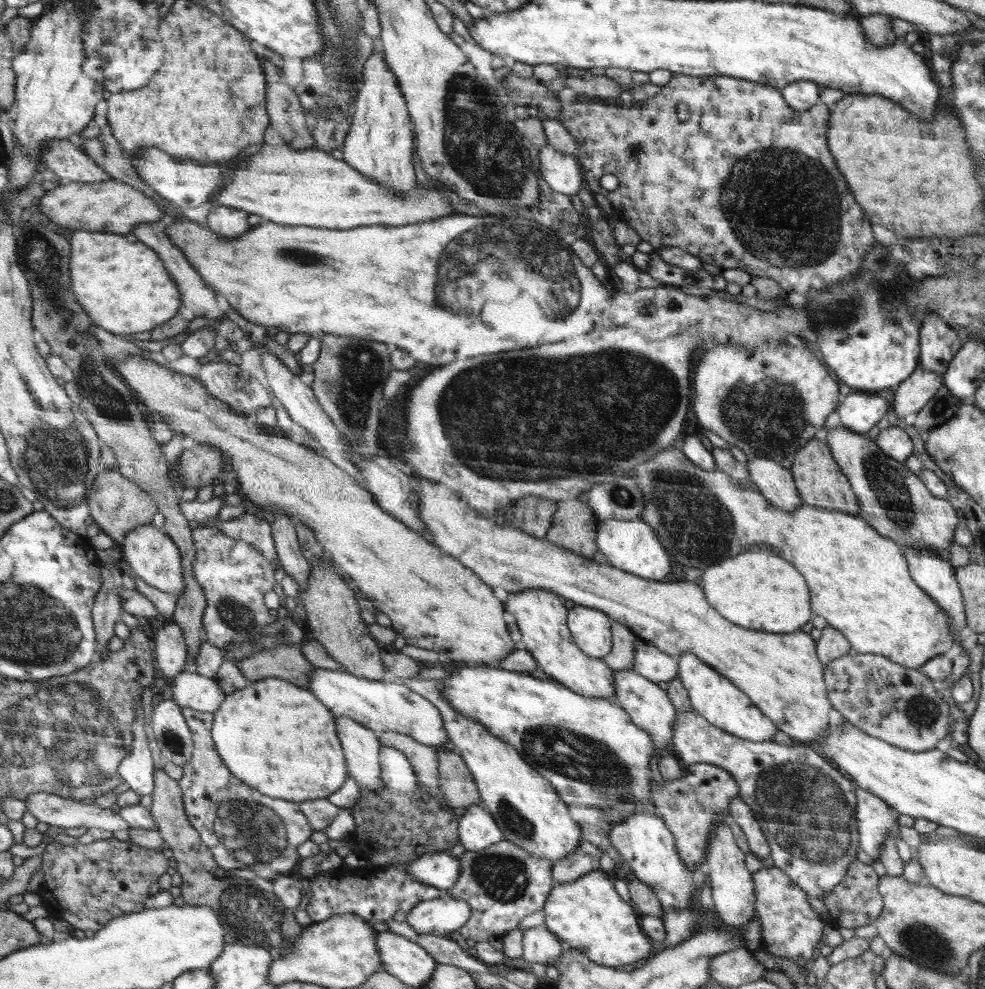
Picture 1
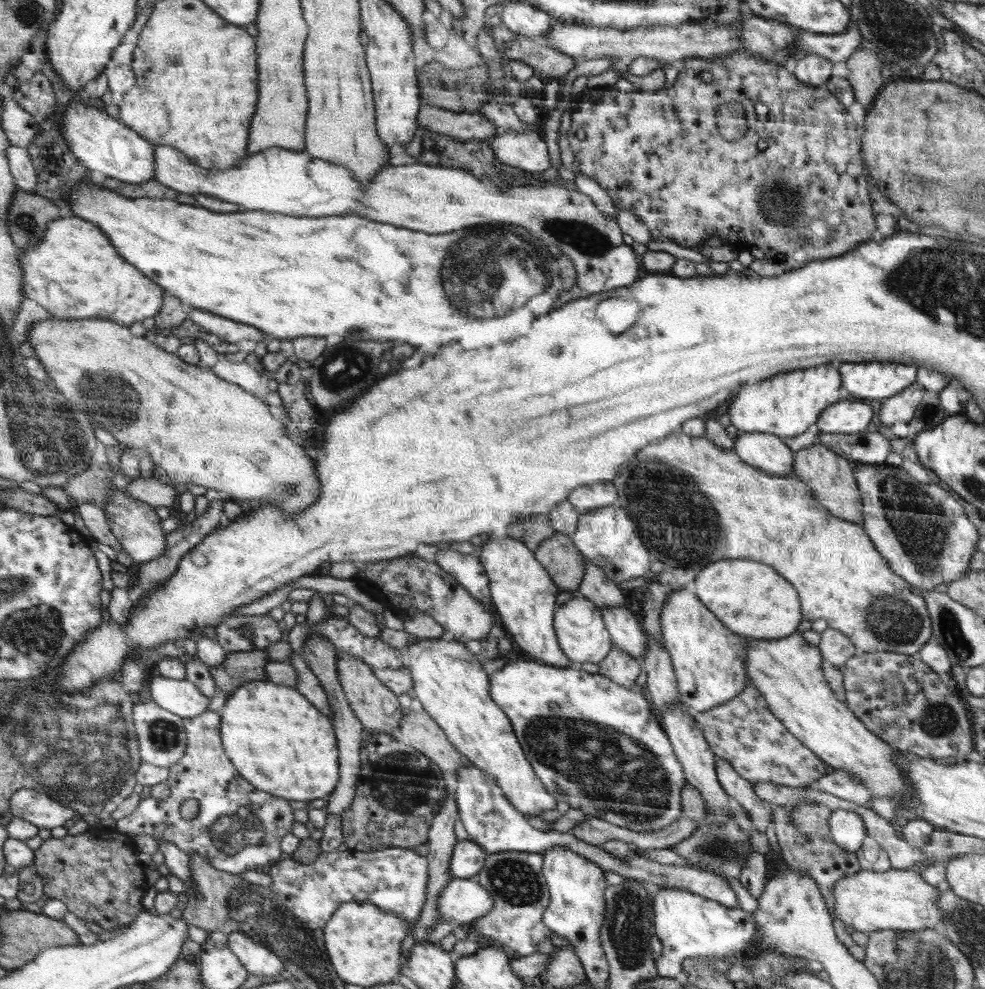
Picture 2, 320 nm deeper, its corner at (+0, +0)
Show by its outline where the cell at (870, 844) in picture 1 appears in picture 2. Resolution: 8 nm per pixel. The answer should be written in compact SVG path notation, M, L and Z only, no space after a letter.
M848 810L832 811L830 838L837 846L855 853L867 838L863 817Z

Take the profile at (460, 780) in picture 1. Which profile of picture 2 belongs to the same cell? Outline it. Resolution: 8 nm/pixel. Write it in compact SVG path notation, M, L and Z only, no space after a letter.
M404 711L402 721L398 723L398 728L393 732L396 740L412 745L415 749L424 753L425 757L430 758L443 770L456 772L460 767L472 765L465 756L462 756L452 743L446 738L445 732L432 720L432 717L426 712Z

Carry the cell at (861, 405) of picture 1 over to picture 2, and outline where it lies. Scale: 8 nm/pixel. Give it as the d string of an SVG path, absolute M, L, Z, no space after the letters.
M840 400L839 403L831 404L816 423L822 433L852 434L864 431L870 424L874 412L870 404L866 402L848 402Z

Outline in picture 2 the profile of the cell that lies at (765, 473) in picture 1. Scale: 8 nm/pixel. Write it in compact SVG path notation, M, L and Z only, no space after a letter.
M761 432L741 433L733 443L733 452L744 462L770 476L783 477L792 472L795 458L779 436Z

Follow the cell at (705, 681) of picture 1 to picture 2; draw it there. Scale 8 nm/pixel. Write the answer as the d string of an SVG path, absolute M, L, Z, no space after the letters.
M674 590L660 613L663 644L671 656L680 698L690 710L710 711L734 699L748 684L745 652L750 639L724 626L696 594Z

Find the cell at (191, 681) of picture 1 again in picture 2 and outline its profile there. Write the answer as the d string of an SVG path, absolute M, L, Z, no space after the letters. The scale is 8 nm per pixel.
M162 675L150 683L154 701L183 719L208 711L210 698L204 696L188 679L168 678Z

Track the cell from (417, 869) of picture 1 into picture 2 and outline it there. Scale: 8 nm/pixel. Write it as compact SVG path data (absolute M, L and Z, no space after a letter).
M458 841L450 858L450 876L452 879L474 879L484 867L487 852L478 844L470 841Z

